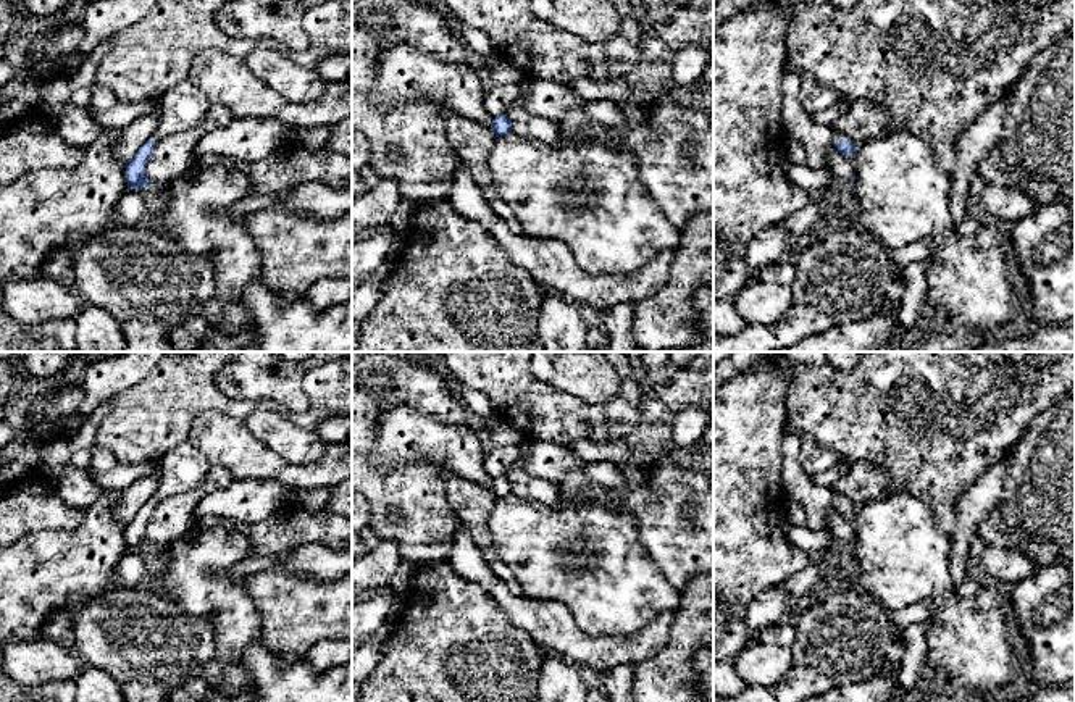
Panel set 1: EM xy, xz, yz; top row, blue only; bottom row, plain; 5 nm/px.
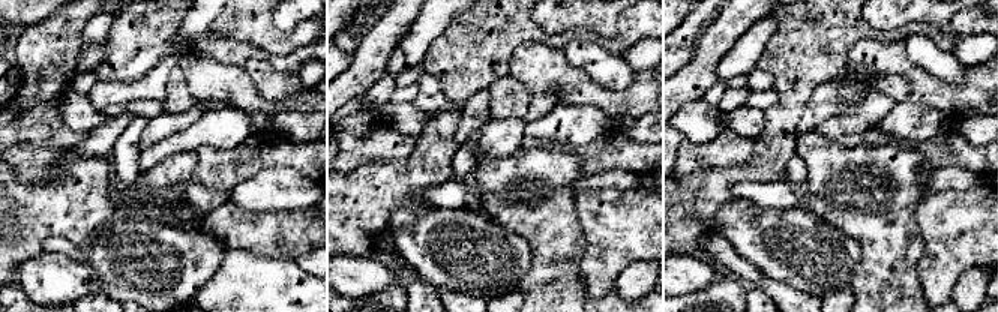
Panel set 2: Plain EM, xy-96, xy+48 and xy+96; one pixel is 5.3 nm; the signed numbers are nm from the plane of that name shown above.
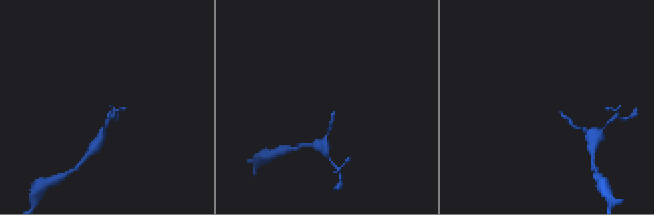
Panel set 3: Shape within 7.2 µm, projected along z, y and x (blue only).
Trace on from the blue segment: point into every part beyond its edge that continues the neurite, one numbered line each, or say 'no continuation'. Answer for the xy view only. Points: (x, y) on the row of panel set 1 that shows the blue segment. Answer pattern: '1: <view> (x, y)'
1: xy (183, 107)

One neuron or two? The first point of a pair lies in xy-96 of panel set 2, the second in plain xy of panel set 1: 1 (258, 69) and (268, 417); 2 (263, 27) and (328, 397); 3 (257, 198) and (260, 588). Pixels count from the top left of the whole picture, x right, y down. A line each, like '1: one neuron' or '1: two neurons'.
1: one neuron
2: two neurons
3: two neurons

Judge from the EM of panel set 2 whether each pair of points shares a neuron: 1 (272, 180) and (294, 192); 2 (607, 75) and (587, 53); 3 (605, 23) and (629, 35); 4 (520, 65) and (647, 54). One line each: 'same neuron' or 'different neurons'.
1: same neuron
2: same neuron
3: different neurons
4: different neurons

